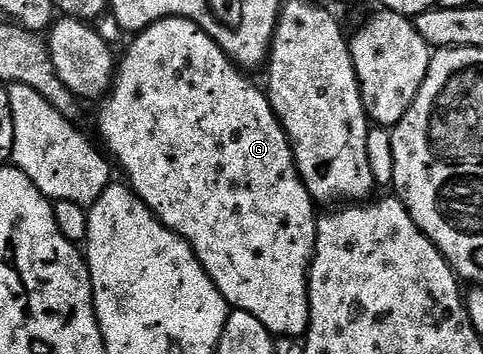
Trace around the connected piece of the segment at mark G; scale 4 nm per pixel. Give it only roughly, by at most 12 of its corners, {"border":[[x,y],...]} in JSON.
{"border":[[145,25],[98,132],[231,309],[310,328],[316,201],[269,95]]}

